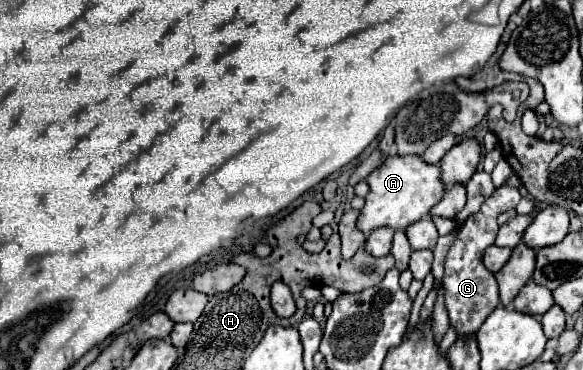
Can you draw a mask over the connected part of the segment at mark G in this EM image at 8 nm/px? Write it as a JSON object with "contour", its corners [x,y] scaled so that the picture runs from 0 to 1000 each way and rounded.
{"contour":[[[854,505],[823,559],[820,576],[806,581],[789,624],[786,624],[786,646],[779,651],[779,662],[768,678],[768,695],[762,705],[762,819],[765,819],[765,841],[772,857],[772,884],[782,895],[786,916],[803,916],[806,905],[813,905],[823,878],[830,873],[830,862],[858,824],[858,803],[854,803],[854,765],[847,754],[847,738],[840,738],[830,711],[830,678],[834,668],[840,668],[851,646],[854,630],[854,581],[882,565],[889,554],[889,543],[895,538],[892,516],[885,505]]]}

